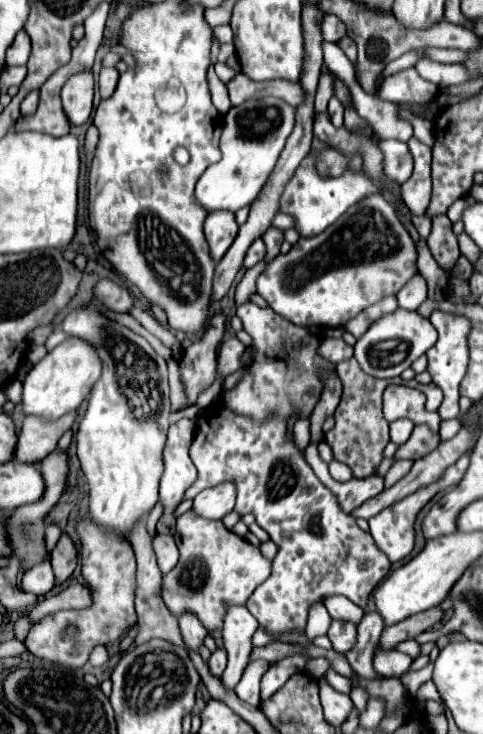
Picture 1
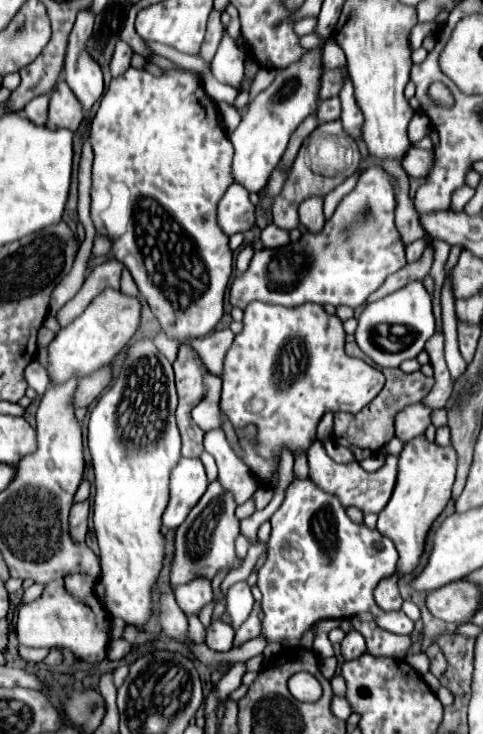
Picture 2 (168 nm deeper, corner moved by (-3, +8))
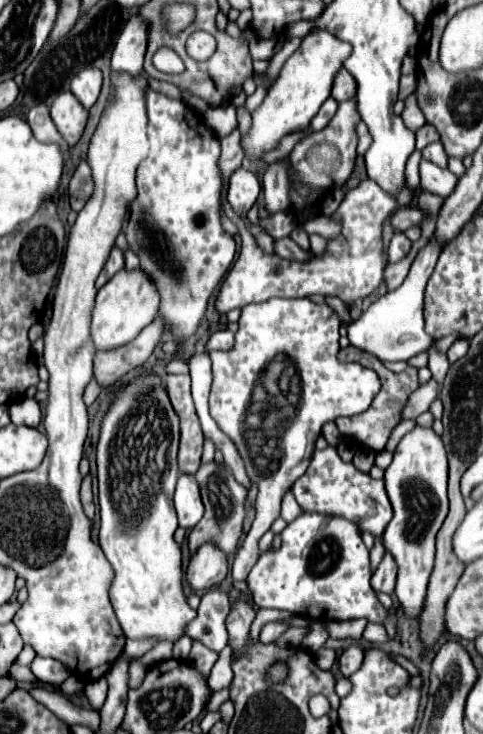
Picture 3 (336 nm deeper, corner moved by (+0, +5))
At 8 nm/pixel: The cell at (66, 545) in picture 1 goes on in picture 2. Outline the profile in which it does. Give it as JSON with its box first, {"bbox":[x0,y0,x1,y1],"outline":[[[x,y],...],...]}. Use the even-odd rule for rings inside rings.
{"bbox":[71,500,89,540],"outline":[[[83,500],[83,502],[77,502],[73,504],[71,508],[71,536],[75,540],[85,540],[85,534],[87,534],[87,516],[89,516],[89,502]]]}

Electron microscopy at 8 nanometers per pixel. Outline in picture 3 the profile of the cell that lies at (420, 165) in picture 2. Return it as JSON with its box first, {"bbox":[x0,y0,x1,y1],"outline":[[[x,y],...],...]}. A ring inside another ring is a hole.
{"bbox":[420,159,458,197],"outline":[[[422,159],[420,161],[420,181],[422,181],[420,187],[424,191],[438,195],[438,197],[448,197],[454,191],[458,179],[448,169],[440,169],[432,161]]]}

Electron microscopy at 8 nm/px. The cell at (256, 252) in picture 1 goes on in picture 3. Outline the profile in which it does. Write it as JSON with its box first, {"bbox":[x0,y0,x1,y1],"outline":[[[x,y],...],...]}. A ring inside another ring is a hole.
{"bbox":[274,237,310,259],"outline":[[[284,237],[284,239],[278,239],[274,241],[274,251],[276,255],[280,255],[282,259],[306,259],[310,253],[300,249],[290,237]]]}

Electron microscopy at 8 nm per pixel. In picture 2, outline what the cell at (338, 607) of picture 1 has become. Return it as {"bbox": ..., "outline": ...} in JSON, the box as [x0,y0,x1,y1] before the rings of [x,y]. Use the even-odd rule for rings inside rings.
{"bbox":[351,618,411,658],"outline":[[[351,618],[351,624],[357,632],[363,634],[367,642],[367,652],[375,656],[391,656],[391,658],[403,658],[411,646],[409,636],[399,636],[393,632],[387,632],[379,628],[375,622],[359,622],[357,618]]]}

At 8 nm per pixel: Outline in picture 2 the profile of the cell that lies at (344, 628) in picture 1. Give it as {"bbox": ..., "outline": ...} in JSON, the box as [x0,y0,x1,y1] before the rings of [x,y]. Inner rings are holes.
{"bbox":[341,632,365,660],"outline":[[[351,632],[345,636],[345,640],[341,642],[341,654],[345,660],[355,660],[361,654],[365,654],[365,638],[359,632]]]}

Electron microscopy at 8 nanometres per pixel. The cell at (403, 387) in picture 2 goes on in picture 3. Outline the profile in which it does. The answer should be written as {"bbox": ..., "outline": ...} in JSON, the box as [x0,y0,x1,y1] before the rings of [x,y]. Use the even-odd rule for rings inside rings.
{"bbox":[336,345,420,451],"outline":[[[348,345],[346,349],[340,351],[338,355],[340,361],[354,361],[354,363],[360,363],[360,365],[366,365],[368,369],[374,369],[382,381],[382,389],[380,393],[376,395],[376,399],[372,401],[372,405],[368,407],[368,411],[356,415],[356,417],[338,417],[336,419],[336,425],[338,425],[338,431],[344,435],[344,437],[350,437],[354,439],[360,447],[370,447],[372,451],[382,451],[386,447],[386,441],[392,433],[392,429],[402,421],[402,409],[410,397],[412,391],[416,391],[420,387],[418,383],[418,369],[414,367],[408,367],[406,371],[402,373],[392,373],[388,371],[380,361],[372,359],[372,355],[364,355],[364,351]]]}

